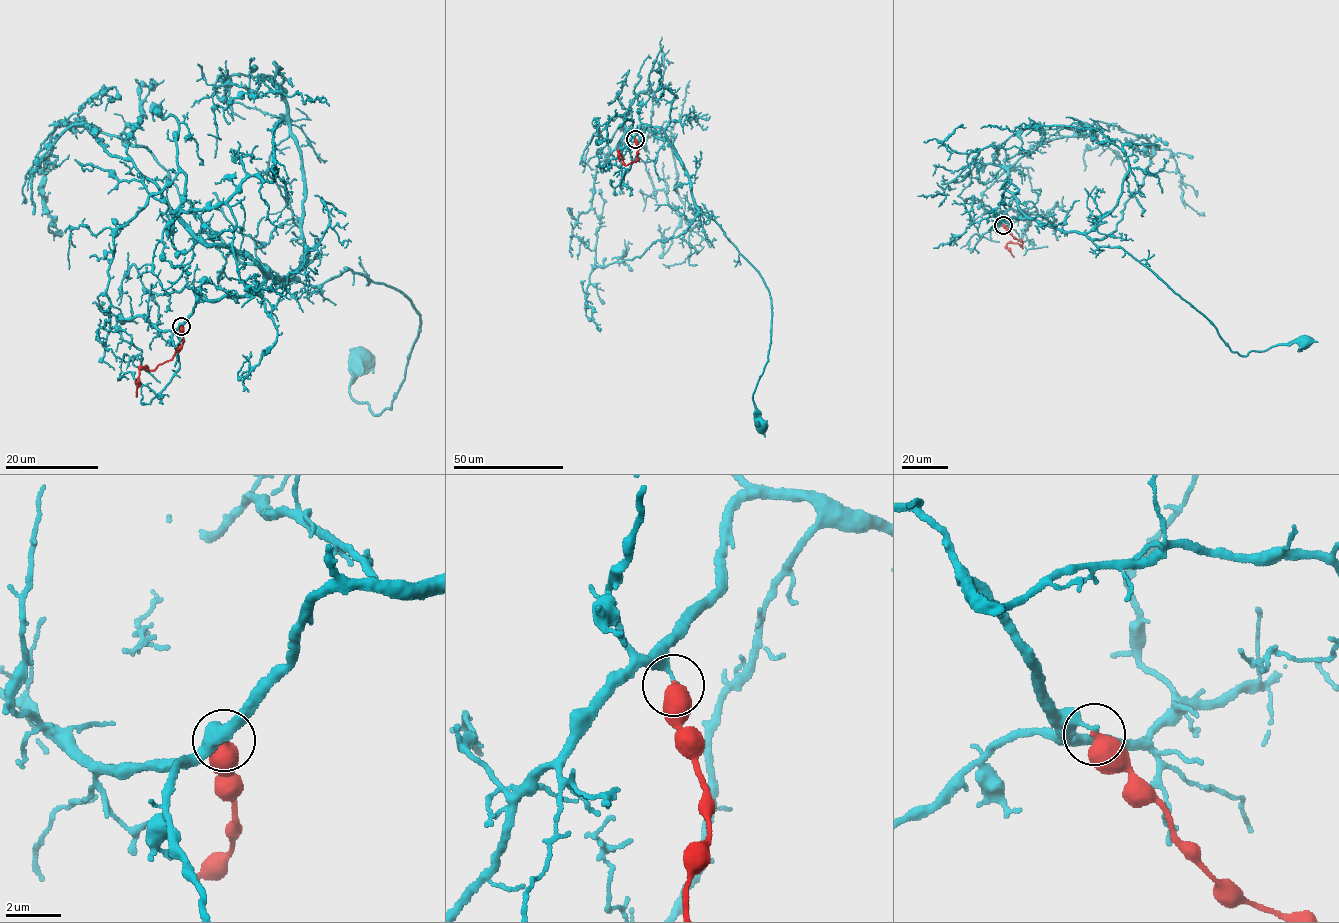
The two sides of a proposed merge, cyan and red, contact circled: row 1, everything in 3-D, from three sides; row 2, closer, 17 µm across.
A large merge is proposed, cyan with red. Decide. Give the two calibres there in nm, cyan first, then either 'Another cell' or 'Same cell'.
Thickness 180 nm (cyan) against 550 nm. Another cell

